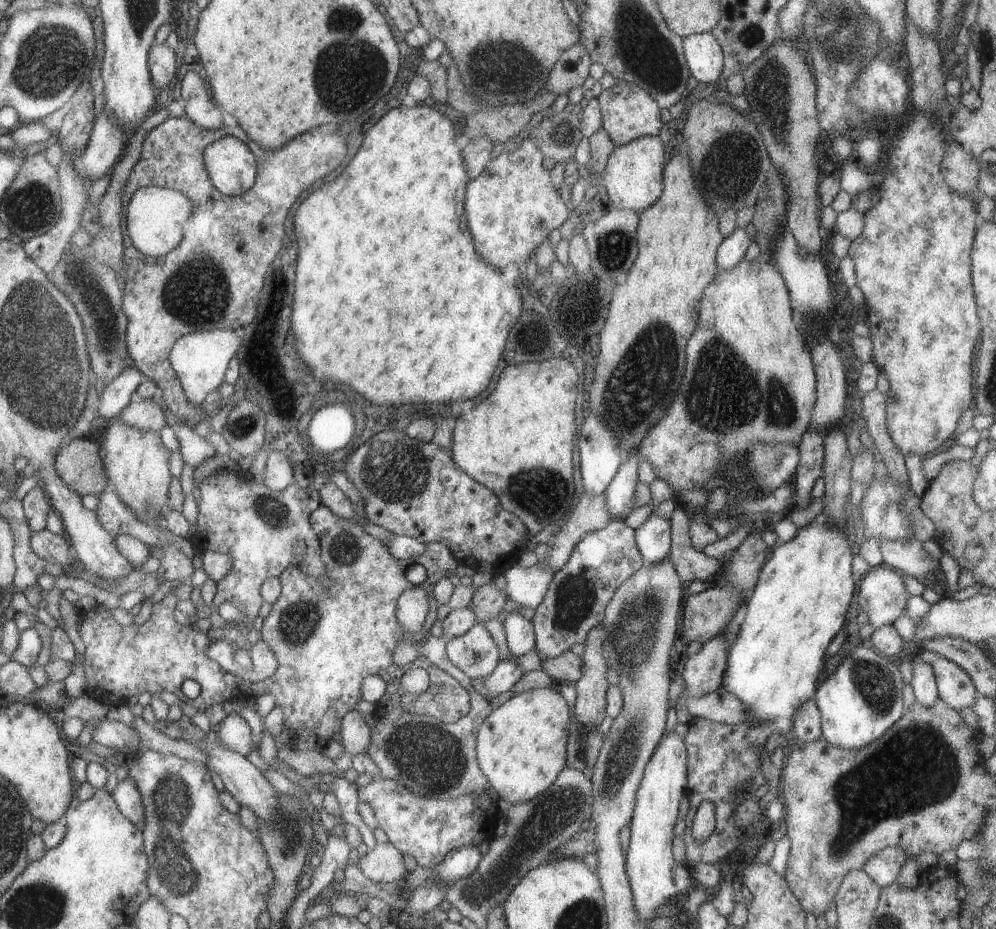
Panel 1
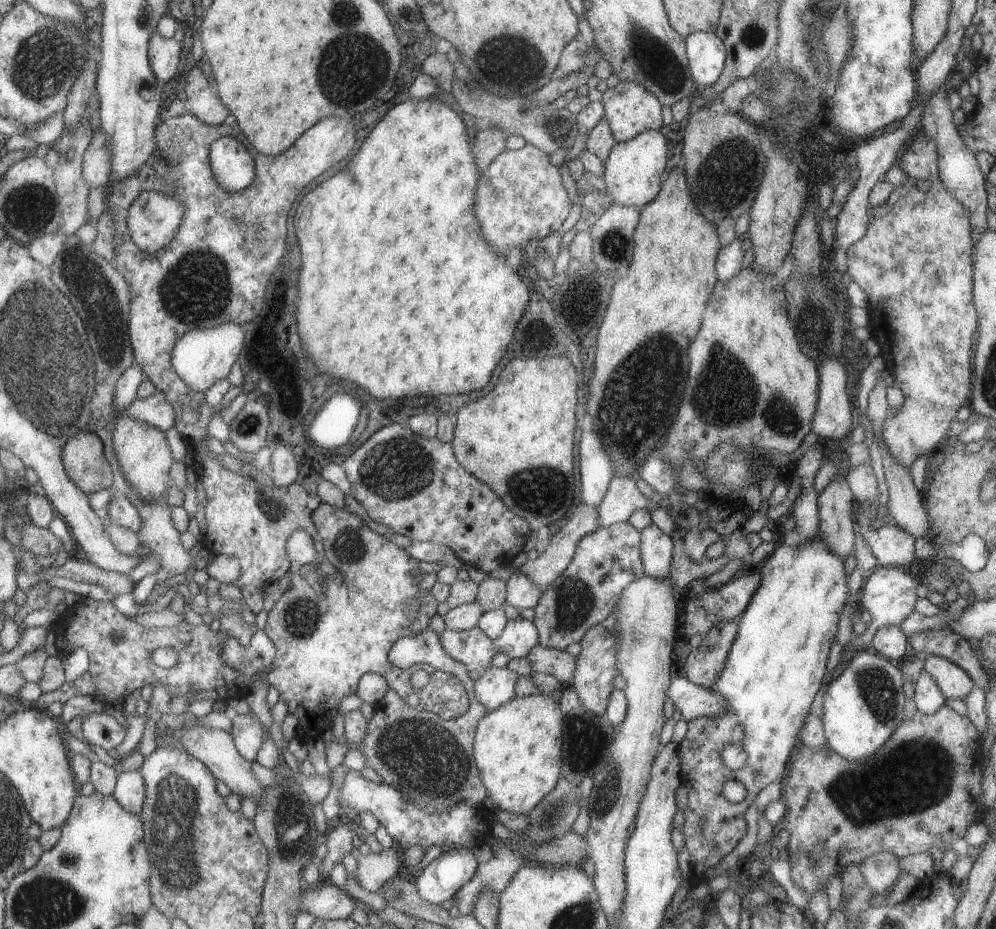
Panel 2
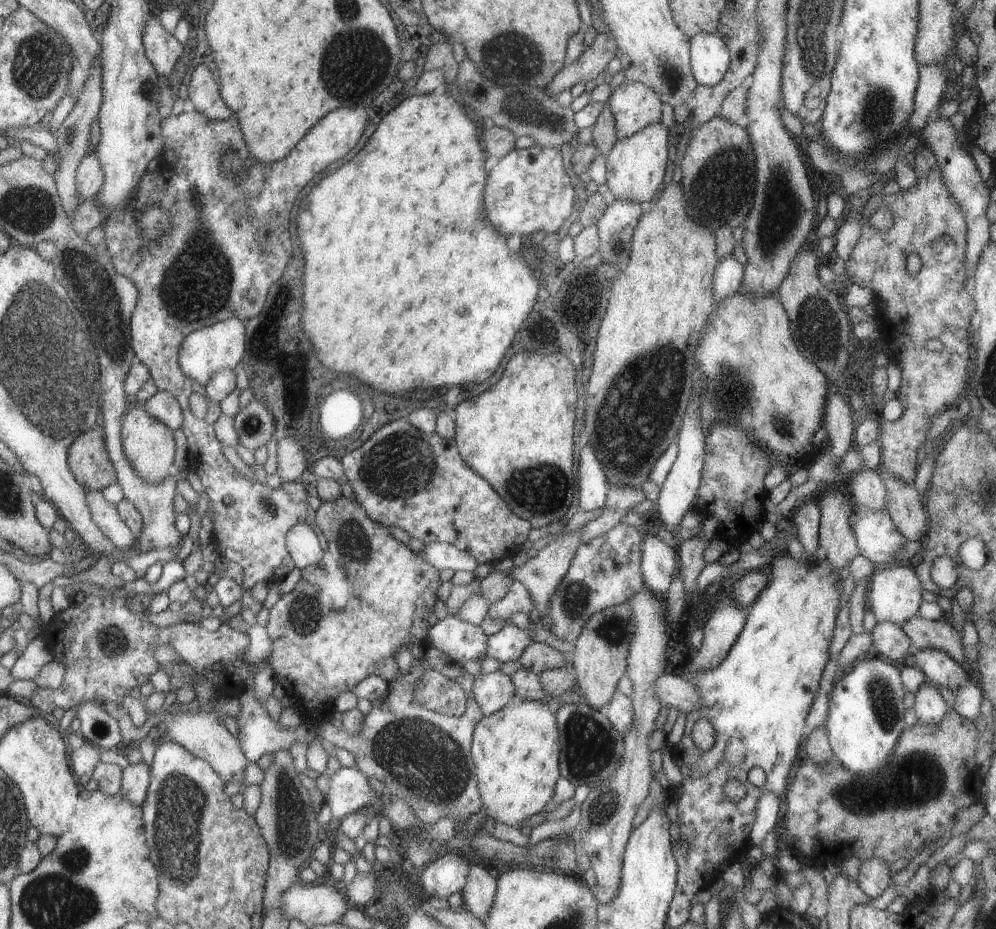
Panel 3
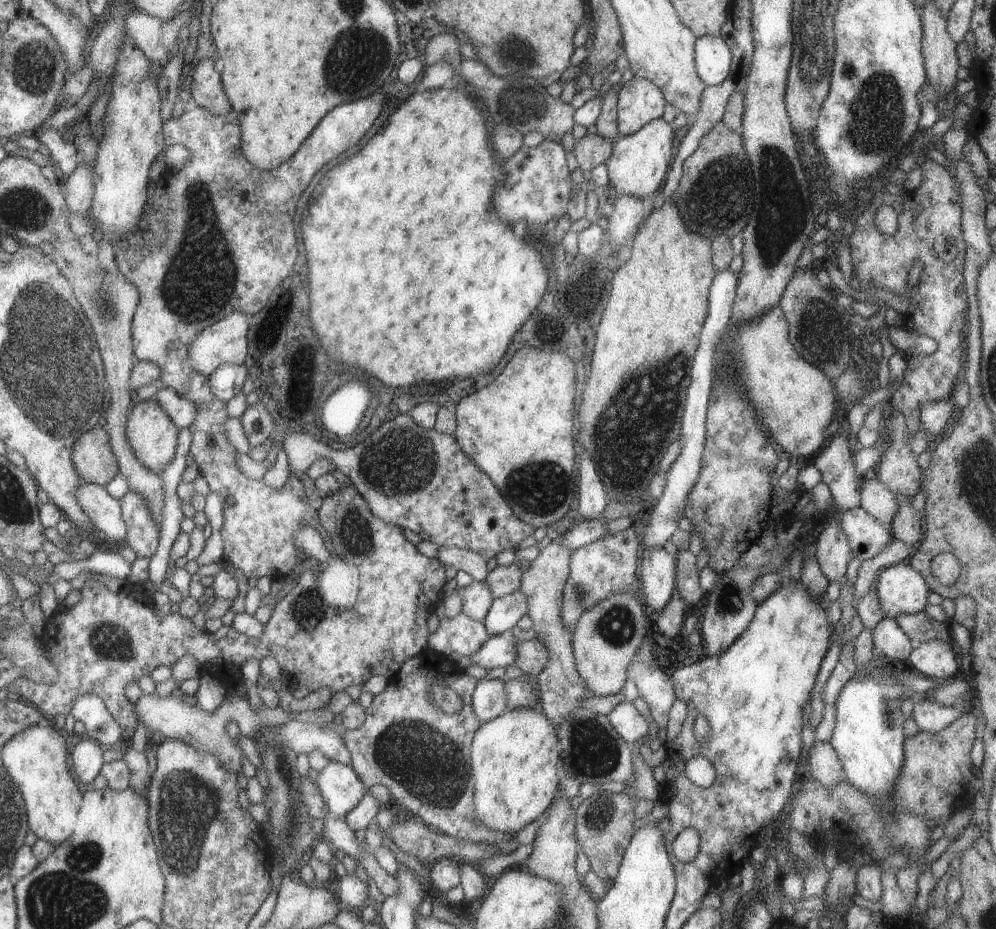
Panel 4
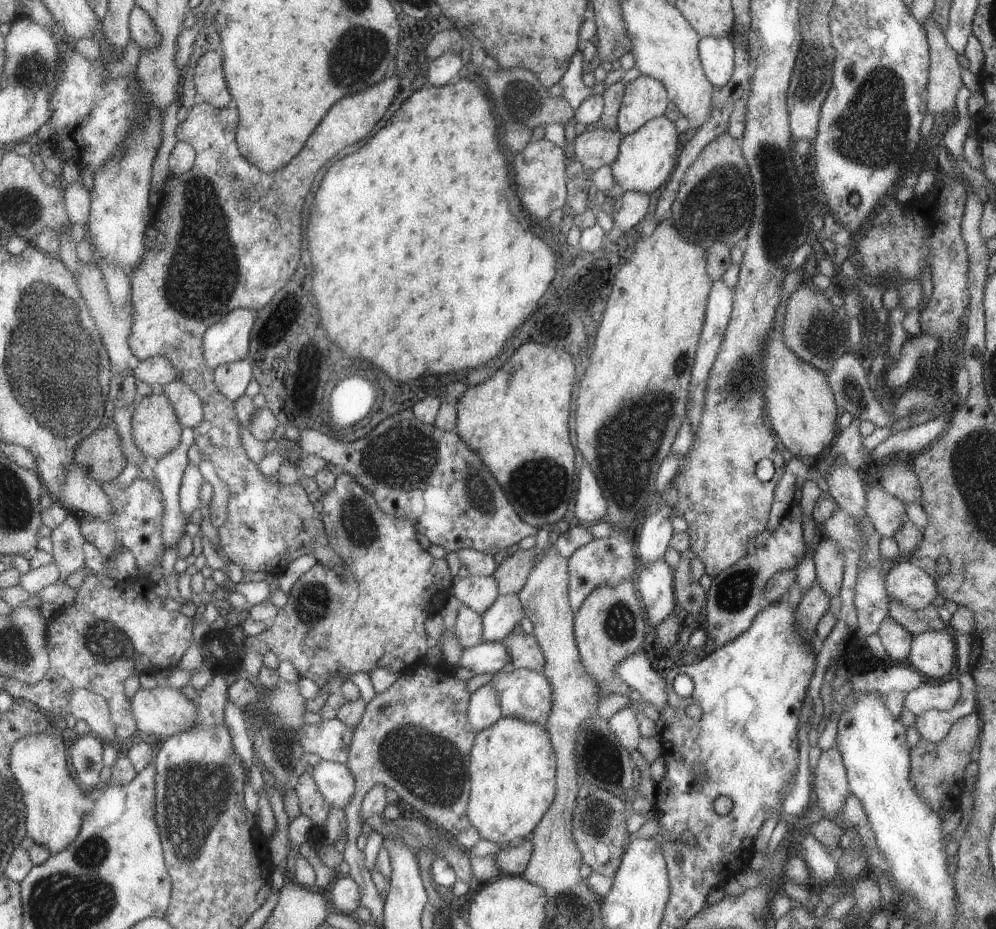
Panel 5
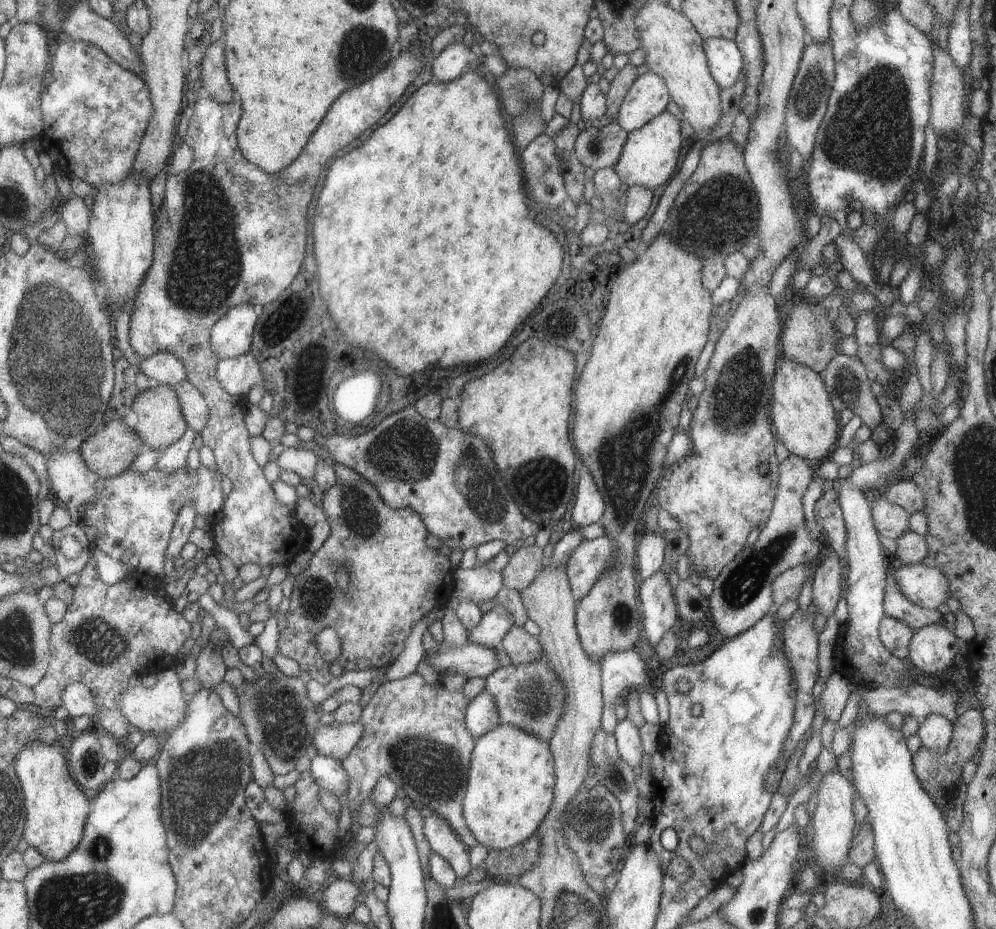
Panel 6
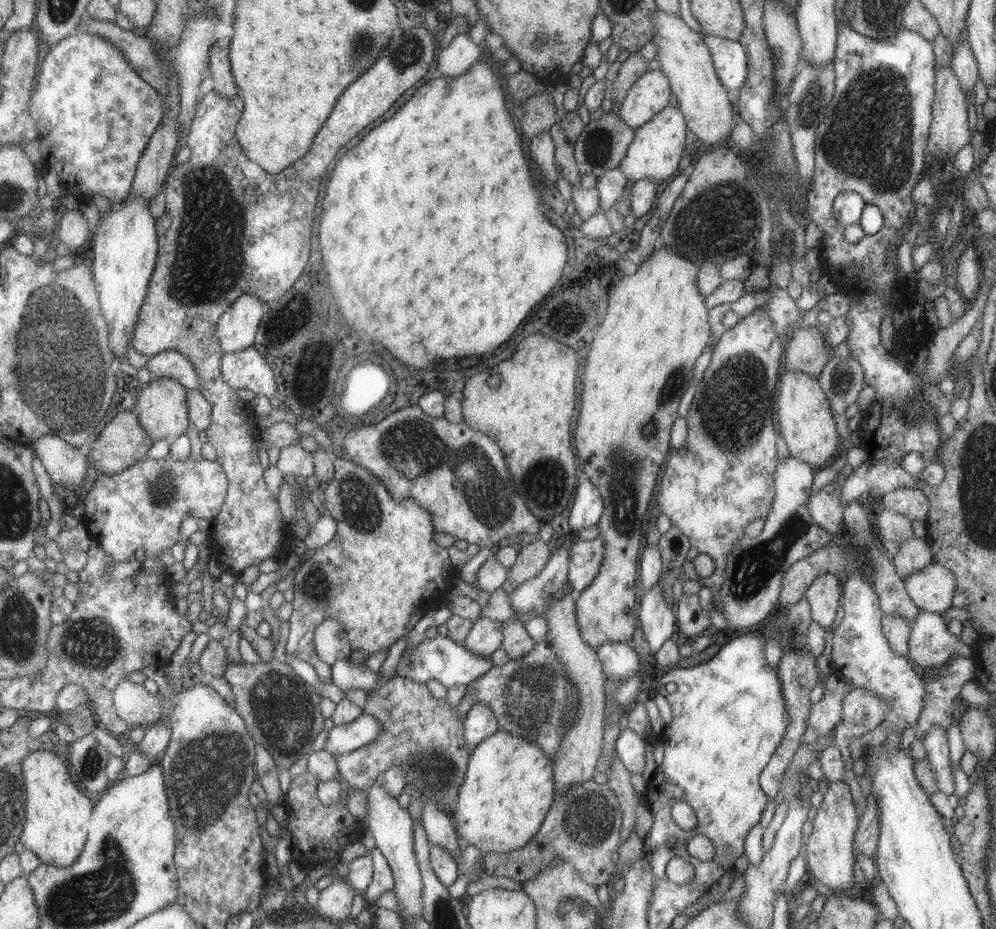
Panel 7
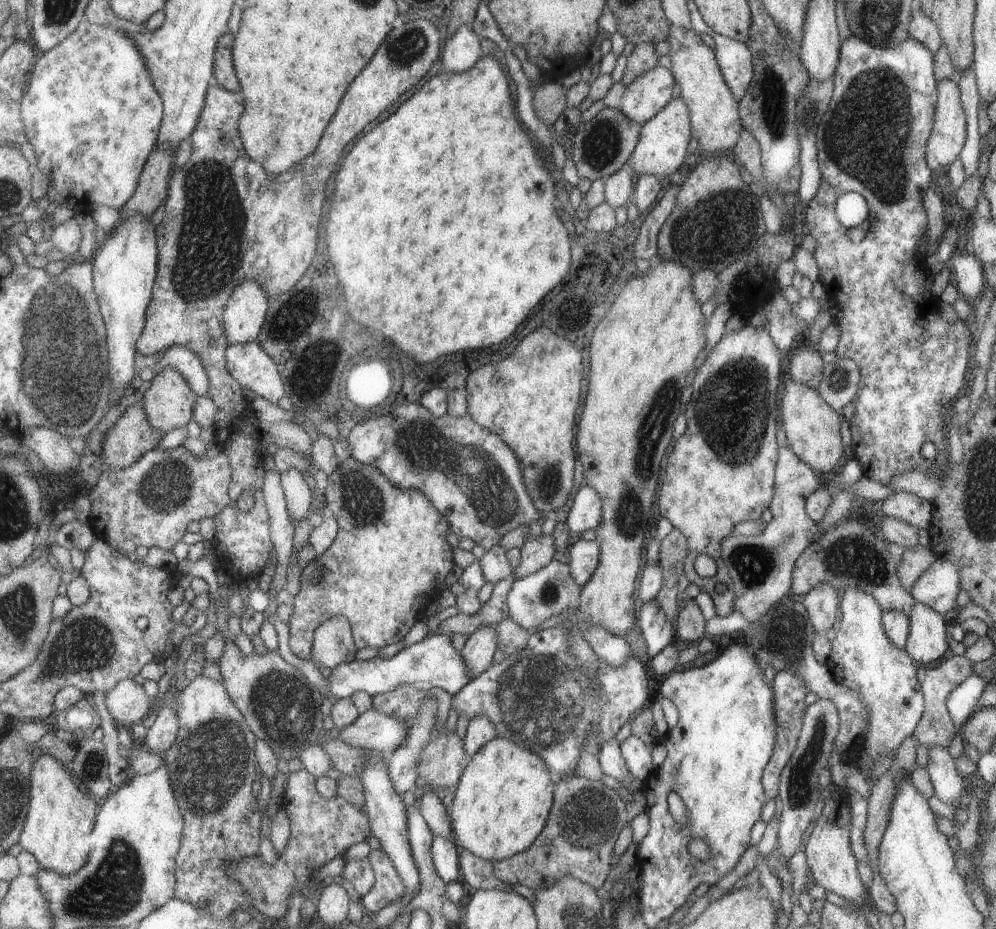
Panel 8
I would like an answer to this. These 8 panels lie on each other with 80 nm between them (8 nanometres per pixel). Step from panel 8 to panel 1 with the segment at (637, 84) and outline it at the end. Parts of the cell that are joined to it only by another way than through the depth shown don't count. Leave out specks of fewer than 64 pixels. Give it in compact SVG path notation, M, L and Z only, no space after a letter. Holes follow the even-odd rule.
M626 82L603 89L596 98L602 114L602 127L615 146L621 146L644 136L655 137L662 126L659 105L642 88Z

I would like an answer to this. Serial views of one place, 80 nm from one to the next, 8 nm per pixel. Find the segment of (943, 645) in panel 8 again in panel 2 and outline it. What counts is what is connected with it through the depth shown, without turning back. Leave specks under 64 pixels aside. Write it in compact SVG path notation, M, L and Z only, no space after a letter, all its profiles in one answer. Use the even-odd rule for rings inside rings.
M927 655L923 669L933 677L945 698L963 700L975 686L962 668L939 655Z

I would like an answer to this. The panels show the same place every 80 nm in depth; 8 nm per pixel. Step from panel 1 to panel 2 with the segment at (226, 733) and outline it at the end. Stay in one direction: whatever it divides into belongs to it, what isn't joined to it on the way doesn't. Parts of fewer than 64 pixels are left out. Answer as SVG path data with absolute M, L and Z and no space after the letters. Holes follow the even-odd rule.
M237 714L231 720L229 736L237 752L249 762L256 760L256 750L266 735L261 728L257 718L248 718L246 715Z

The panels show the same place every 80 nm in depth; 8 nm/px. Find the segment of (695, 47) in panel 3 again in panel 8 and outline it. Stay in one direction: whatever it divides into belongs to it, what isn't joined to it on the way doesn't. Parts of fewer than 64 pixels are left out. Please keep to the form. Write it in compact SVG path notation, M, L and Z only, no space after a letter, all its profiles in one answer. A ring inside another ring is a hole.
M704 28L714 44L714 57L727 88L736 101L742 98L753 76L751 53L745 43Z

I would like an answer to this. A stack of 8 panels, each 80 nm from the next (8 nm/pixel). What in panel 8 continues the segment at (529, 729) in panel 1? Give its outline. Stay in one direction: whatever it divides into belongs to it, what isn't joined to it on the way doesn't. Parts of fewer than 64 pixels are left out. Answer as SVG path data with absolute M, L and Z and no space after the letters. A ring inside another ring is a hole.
M499 736L483 744L483 748L479 748L465 766L448 809L453 840L458 849L463 848L491 862L509 858L525 850L546 823L552 805L554 784L555 779L547 766L533 752Z

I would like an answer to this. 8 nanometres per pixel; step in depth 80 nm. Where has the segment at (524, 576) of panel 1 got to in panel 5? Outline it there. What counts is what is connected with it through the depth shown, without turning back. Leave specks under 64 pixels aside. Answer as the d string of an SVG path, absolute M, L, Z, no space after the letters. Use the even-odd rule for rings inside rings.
M497 595L491 606L482 612L482 640L501 641L507 637L513 626L519 624L524 610L518 595Z

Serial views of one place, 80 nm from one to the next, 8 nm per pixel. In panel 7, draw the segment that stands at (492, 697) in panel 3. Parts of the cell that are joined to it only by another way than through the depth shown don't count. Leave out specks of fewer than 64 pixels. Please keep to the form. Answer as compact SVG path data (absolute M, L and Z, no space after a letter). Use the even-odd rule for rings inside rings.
M482 702L472 703L462 723L464 724L464 741L469 750L498 729L490 706Z

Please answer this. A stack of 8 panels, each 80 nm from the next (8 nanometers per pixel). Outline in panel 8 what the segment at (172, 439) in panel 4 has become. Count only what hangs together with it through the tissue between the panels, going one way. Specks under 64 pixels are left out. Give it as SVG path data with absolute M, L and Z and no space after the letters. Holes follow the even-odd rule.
M164 368L149 381L142 395L142 411L152 429L168 433L173 429L183 429L192 420L192 408L196 394L189 388L186 380L172 368Z

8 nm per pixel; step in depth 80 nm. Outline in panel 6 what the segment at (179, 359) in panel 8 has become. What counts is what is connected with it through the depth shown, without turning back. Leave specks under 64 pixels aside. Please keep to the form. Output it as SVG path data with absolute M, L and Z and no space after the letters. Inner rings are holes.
M156 352L144 358L138 364L138 372L159 385L174 385L186 380L186 372L182 364L172 354Z

